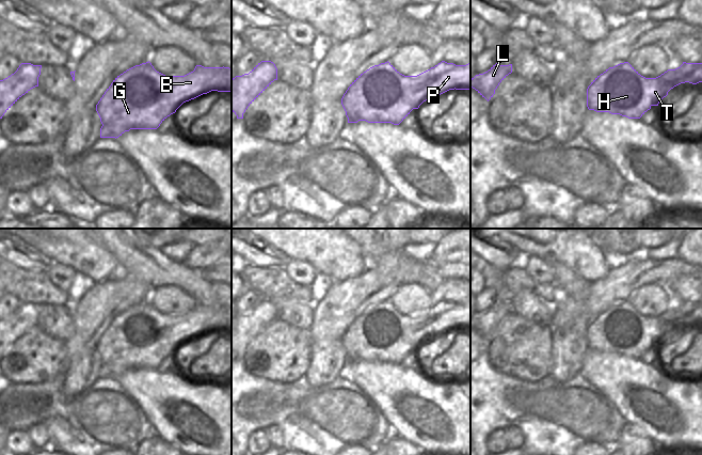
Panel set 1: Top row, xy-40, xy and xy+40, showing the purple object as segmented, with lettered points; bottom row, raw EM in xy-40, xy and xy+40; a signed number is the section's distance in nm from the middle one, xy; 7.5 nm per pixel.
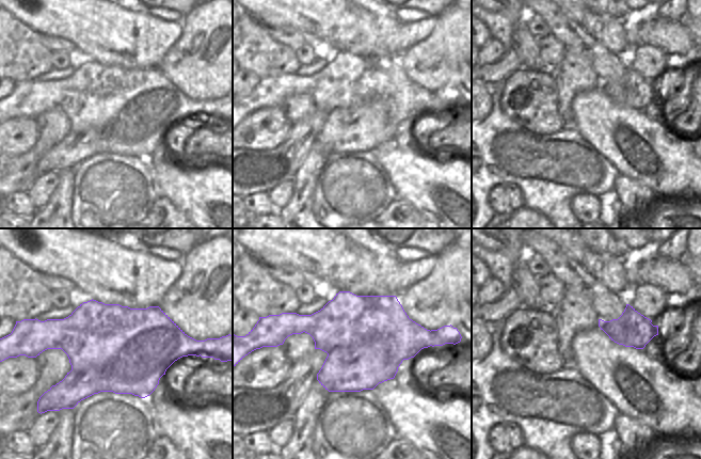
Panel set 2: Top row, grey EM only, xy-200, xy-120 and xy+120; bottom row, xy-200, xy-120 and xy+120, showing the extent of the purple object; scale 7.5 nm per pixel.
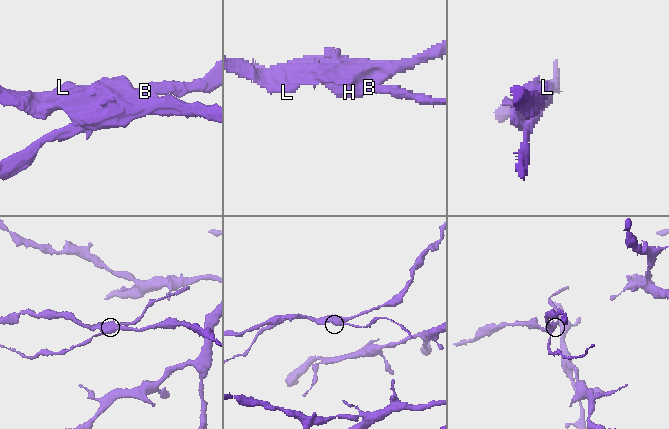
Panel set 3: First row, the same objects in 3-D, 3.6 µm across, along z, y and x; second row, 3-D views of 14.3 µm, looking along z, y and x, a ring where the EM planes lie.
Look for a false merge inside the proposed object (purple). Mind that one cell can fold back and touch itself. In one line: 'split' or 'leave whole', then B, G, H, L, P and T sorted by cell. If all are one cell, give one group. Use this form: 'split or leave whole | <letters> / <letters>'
split | B P T / G H L

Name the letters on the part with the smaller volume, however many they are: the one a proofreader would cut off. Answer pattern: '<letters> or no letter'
B, P, T

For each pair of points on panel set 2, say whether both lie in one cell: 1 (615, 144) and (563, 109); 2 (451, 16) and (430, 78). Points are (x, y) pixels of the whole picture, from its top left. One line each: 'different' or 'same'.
1: different
2: same

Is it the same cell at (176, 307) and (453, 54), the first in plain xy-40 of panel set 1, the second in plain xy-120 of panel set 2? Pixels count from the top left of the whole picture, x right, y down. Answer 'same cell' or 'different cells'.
same cell

